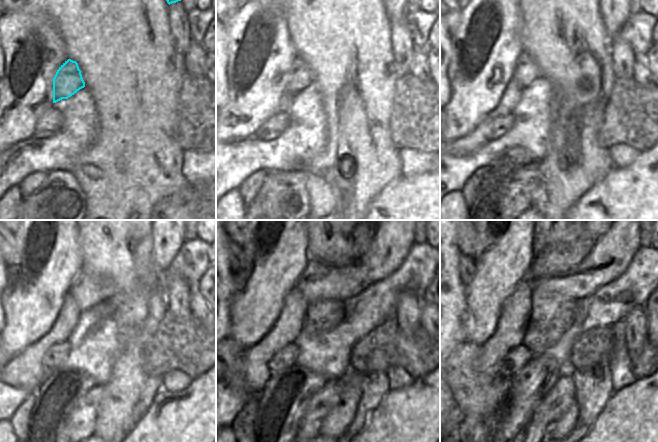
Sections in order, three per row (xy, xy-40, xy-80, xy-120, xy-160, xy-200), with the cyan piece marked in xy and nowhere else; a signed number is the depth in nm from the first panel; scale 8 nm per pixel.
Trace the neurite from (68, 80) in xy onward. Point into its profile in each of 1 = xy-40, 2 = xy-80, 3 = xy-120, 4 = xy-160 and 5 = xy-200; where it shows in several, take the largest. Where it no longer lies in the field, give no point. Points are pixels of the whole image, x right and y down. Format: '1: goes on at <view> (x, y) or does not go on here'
1: goes on at xy-40 (301, 76)
2: goes on at xy-80 (527, 71)
3: goes on at xy-120 (88, 290)
4: goes on at xy-160 (393, 240)
5: goes on at xy-200 (609, 259)

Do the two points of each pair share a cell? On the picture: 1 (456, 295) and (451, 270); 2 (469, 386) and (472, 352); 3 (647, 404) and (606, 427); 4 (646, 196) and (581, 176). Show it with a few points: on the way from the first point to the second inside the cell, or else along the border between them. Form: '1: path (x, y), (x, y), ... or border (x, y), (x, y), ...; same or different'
1: path (452, 289), (451, 276); same
2: path (469, 378), (469, 360); same
3: path (637, 414), (624, 427), (616, 427); same
4: border (614, 166), (581, 197); different

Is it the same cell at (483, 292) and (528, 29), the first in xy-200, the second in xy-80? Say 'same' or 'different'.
different

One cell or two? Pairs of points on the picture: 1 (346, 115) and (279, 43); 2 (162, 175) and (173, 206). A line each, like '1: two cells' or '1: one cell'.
1: two cells
2: two cells

